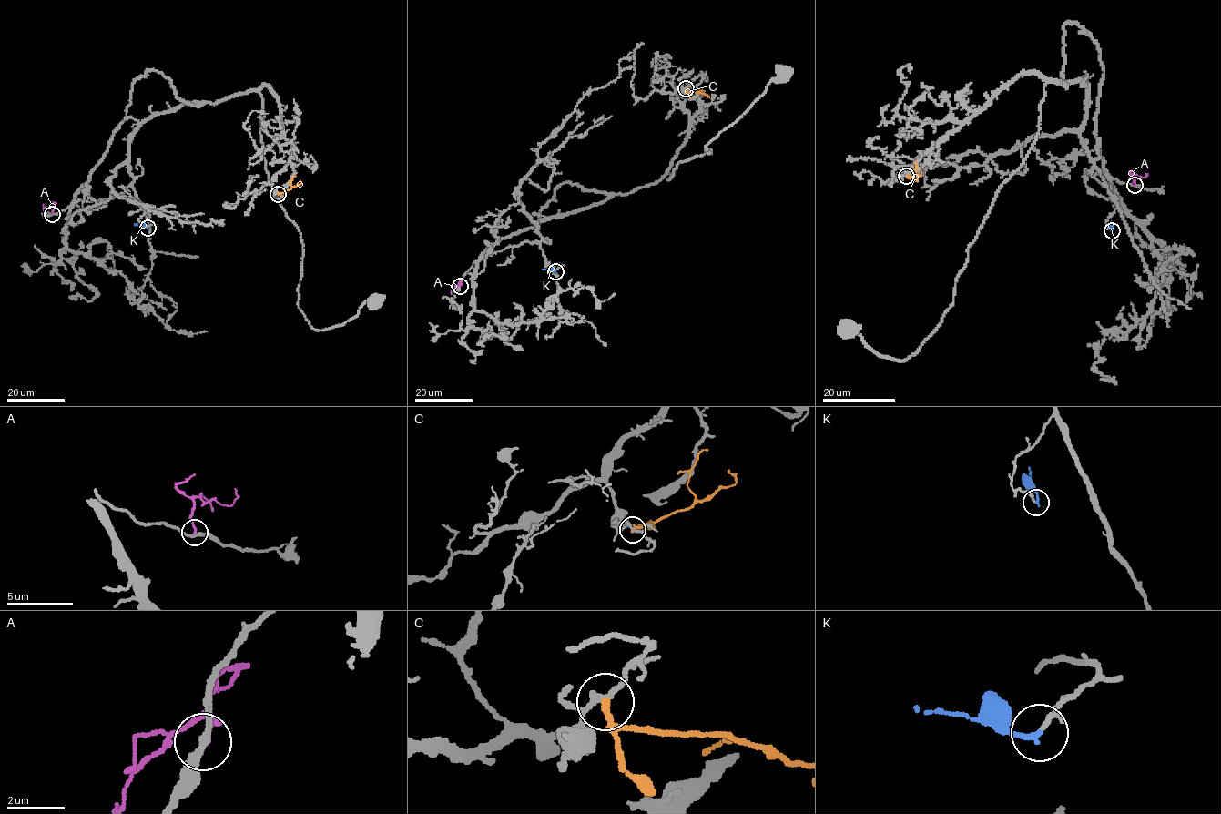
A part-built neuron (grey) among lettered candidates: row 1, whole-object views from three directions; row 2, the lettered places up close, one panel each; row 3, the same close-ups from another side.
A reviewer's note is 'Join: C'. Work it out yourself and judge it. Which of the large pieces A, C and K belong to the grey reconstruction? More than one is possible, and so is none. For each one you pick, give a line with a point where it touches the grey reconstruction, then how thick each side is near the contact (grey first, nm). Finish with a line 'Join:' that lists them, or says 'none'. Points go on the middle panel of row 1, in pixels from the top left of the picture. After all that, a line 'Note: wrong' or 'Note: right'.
K: Touches grey at (555, 271). Thickness 110 nm (grey) against 190 nm
Join: K
Note: wrong

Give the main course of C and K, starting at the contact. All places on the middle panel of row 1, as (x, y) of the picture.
C: (686, 87), (707, 96)
K: (554, 271), (543, 269)

